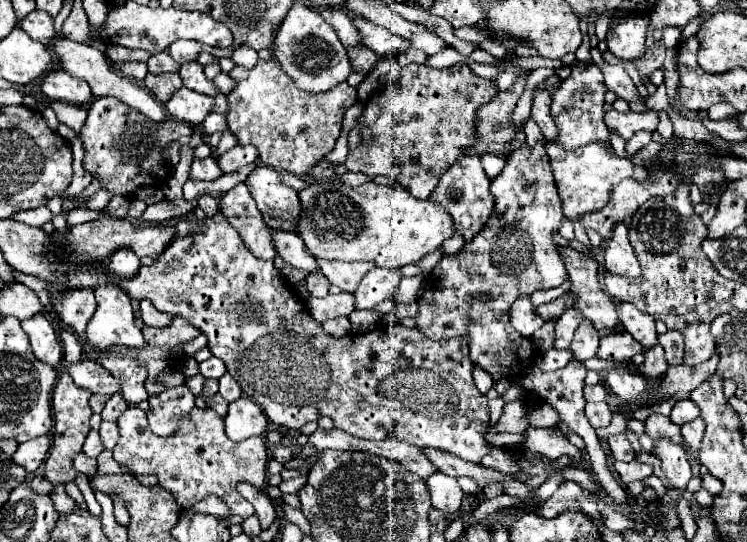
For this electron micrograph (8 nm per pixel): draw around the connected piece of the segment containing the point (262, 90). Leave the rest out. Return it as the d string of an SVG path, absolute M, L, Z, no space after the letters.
M258 59L252 69L236 65L228 75L236 85L226 95L230 107L226 121L238 137L238 143L252 143L264 165L298 177L310 175L310 169L334 149L334 143L340 137L342 117L346 109L356 103L356 87L350 87L348 83L340 83L326 93L304 93L296 89L276 61Z

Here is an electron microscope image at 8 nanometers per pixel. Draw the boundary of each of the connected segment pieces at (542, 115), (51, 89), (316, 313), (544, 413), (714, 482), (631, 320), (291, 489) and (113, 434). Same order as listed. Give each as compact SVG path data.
M540 87L540 89L534 91L534 99L532 99L532 119L542 129L546 141L552 141L552 137L556 137L556 123L554 123L554 119L550 115L550 103L552 103L550 89Z
M52 69L40 83L40 89L50 101L66 101L74 105L88 105L92 91L86 81L70 77L64 69Z
M338 293L338 295L326 295L322 299L310 297L308 309L316 321L328 321L328 319L336 319L340 315L350 315L354 311L354 295Z
M542 403L540 407L526 411L526 421L532 427L556 427L560 417L556 417L556 411L550 405Z
M704 475L704 477L702 477L702 487L704 487L708 493L718 495L720 489L722 489L722 481L716 479L716 477L712 477L712 475Z
M622 303L620 305L620 321L622 327L646 349L652 349L658 339L656 339L656 329L654 329L654 319L648 317L648 313L640 313L634 305Z
M300 475L300 477L296 477L296 479L282 481L282 483L280 483L280 491L282 491L282 493L296 493L304 483L306 483L306 475Z
M102 421L100 437L102 437L104 447L106 449L112 449L118 443L118 425L116 423L110 423L110 421Z

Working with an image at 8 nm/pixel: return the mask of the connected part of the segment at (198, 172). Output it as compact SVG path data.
M206 157L206 159L194 159L192 161L192 173L190 179L202 179L202 181L214 181L220 179L224 173L220 171L218 163L214 157Z

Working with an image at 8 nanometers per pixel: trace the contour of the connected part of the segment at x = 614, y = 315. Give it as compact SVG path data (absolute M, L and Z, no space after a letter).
M572 247L562 249L568 277L572 279L572 293L578 295L576 309L588 317L598 331L612 331L618 325L618 311L614 299L602 289L598 261L586 257Z

